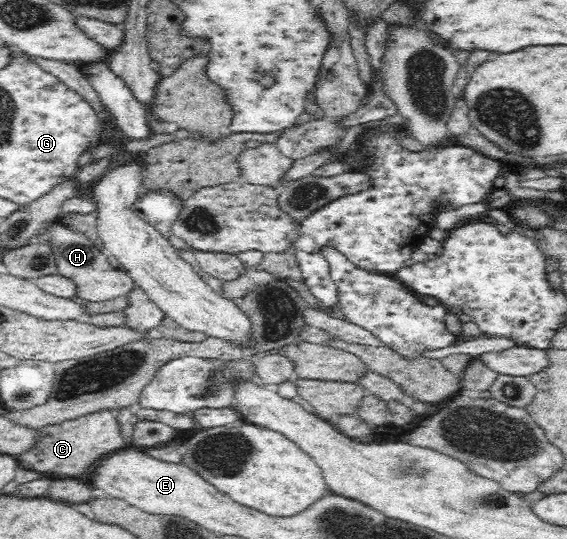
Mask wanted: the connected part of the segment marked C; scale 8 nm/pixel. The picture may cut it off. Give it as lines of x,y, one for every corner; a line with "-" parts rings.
99,409
74,419
57,421
40,430
41,437
36,445
16,458
25,470
42,474
57,473
63,477
83,478
88,473
89,467
99,457
109,451
131,446
131,443
123,436
119,422
111,409

